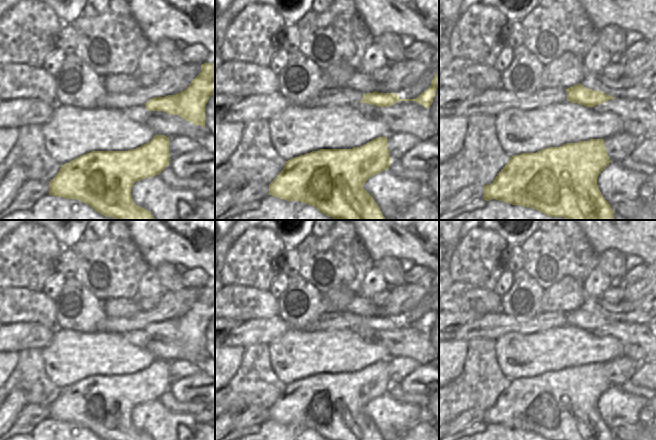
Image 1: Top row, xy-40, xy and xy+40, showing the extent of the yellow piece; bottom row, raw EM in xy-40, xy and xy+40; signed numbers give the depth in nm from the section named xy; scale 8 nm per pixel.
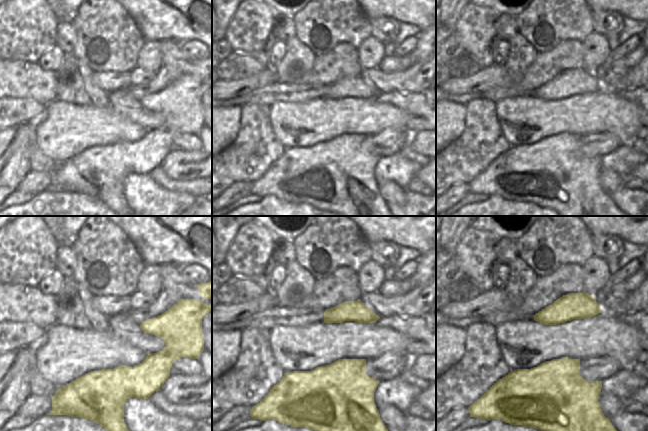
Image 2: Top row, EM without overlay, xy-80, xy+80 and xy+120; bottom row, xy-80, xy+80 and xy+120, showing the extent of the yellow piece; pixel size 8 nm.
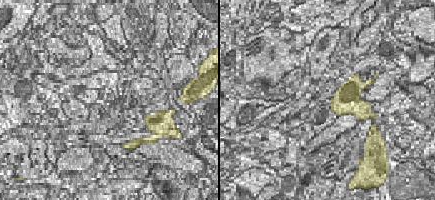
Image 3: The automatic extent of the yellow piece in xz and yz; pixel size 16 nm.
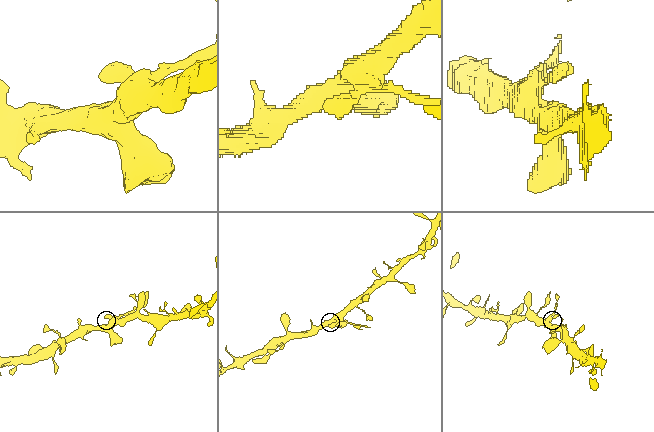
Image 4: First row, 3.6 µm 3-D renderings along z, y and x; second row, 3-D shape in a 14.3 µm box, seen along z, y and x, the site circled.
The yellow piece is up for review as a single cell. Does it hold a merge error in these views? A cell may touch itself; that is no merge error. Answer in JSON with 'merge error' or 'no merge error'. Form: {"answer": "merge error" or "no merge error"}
{"answer": "no merge error"}

